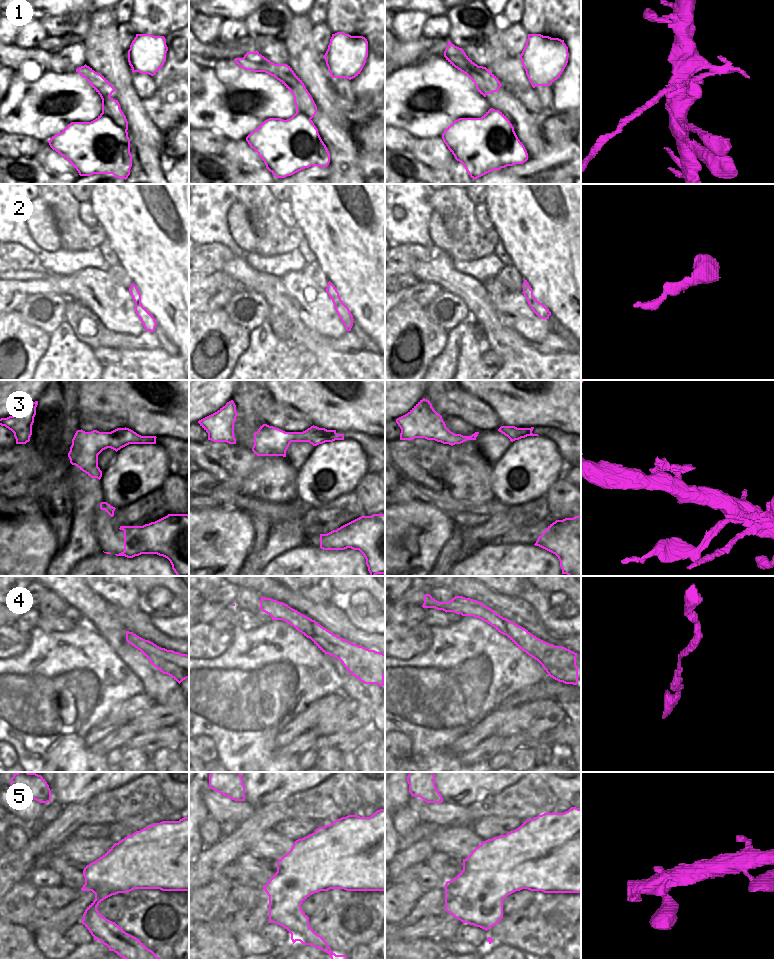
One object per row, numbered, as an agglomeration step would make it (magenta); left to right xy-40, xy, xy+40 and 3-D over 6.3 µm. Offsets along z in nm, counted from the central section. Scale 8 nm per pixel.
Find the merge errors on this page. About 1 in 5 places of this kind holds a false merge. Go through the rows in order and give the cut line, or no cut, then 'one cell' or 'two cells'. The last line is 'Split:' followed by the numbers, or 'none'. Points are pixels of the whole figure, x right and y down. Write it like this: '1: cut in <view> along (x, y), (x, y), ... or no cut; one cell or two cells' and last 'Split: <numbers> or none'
1: cut in xy+40 along (480, 66), (472, 69), (468, 76); two cells
2: no cut; one cell
3: no cut; one cell
4: no cut; one cell
5: no cut; one cell
Split: 1

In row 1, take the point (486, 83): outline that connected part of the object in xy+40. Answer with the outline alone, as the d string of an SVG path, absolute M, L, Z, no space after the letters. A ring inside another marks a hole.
M480 66L475 70L471 70L468 77L476 85L478 92L484 97L486 97L487 94L497 92L502 86L498 78L483 66Z

